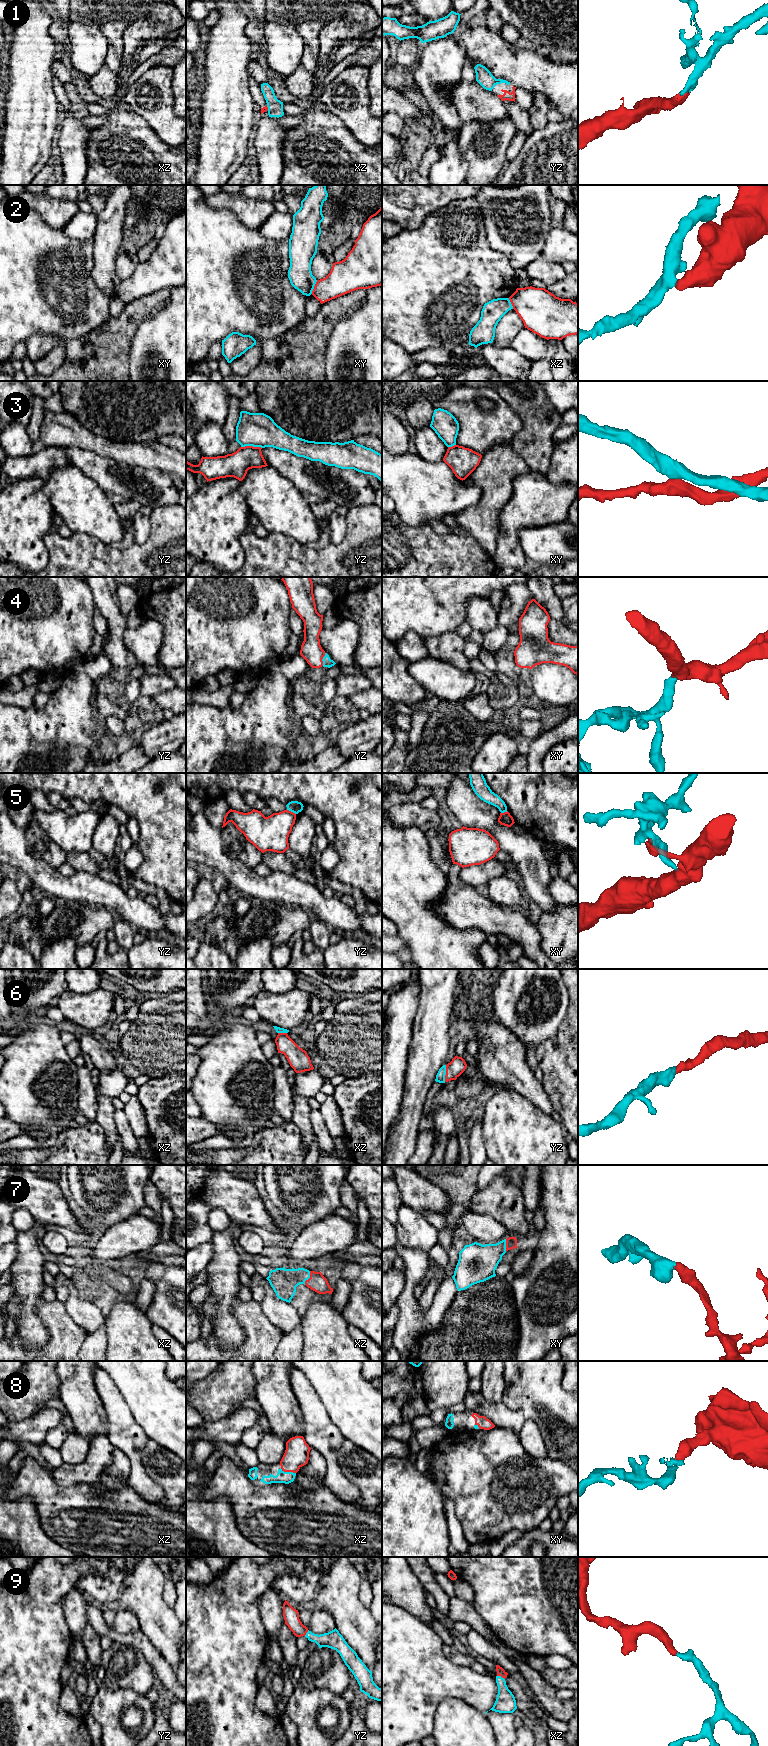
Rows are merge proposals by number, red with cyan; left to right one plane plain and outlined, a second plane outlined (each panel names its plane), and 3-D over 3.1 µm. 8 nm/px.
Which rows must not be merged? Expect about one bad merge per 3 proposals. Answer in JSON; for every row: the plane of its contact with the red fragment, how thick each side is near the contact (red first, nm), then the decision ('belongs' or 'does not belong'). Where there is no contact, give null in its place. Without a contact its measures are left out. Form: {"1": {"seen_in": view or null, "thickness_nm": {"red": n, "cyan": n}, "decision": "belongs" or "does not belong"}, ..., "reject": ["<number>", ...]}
{"1": {"seen_in": "xz", "thickness_nm": {"red": 50, "cyan": 130}, "decision": "belongs"}, "2": {"seen_in": "xy", "thickness_nm": {"red": 240, "cyan": 190}, "decision": "does not belong"}, "3": {"seen_in": "yz", "thickness_nm": {"red": 200, "cyan": 280}, "decision": "does not belong"}, "4": {"seen_in": "yz", "thickness_nm": {"red": 170, "cyan": 80}, "decision": "belongs"}, "5": {"seen_in": "yz", "thickness_nm": {"red": 280, "cyan": 100}, "decision": "does not belong"}, "6": {"seen_in": "yz", "thickness_nm": {"red": 140, "cyan": 80}, "decision": "belongs"}, "7": {"seen_in": "xz", "thickness_nm": {"red": 150, "cyan": 200}, "decision": "belongs"}, "8": {"seen_in": "xz", "thickness_nm": {"red": 200, "cyan": 100}, "decision": "belongs"}, "9": {"seen_in": "xz", "thickness_nm": {"red": 70, "cyan": 160}, "decision": "belongs"}, "reject": ["2", "3", "5"]}

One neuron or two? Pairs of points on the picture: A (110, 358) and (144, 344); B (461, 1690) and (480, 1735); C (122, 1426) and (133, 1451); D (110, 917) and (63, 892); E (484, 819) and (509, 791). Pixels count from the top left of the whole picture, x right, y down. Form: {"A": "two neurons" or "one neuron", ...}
{"A": "two neurons", "B": "two neurons", "C": "one neuron", "D": "two neurons", "E": "two neurons"}

